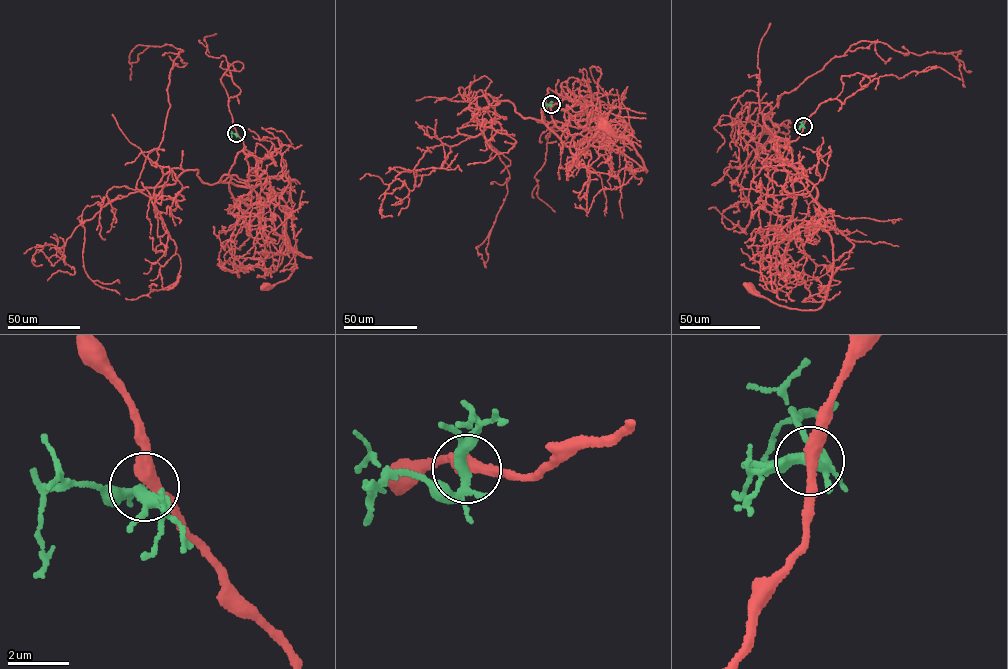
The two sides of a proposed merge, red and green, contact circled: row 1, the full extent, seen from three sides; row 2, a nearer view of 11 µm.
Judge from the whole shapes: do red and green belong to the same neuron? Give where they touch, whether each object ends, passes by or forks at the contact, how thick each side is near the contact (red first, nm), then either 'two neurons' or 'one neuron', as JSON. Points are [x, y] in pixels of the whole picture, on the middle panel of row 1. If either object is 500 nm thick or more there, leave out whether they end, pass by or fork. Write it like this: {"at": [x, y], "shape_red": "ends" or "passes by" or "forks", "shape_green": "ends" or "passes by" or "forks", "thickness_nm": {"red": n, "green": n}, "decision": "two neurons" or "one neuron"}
{"at": [551, 104], "shape_red": "passes by", "shape_green": "forks", "thickness_nm": {"red": 400, "green": 260}, "decision": "two neurons"}

